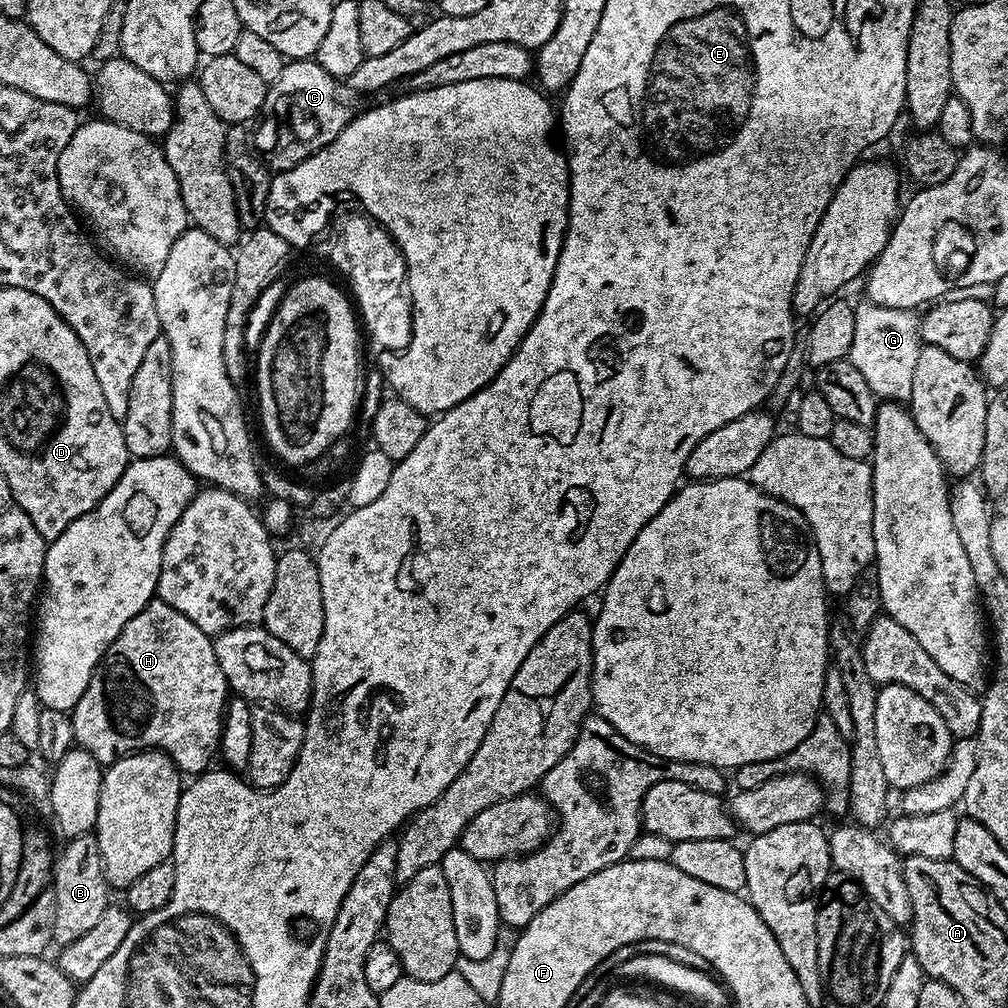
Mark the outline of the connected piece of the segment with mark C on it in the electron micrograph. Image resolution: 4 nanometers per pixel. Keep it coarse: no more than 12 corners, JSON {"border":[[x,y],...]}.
{"border":[[315,59],[268,89],[254,148],[290,170],[330,146],[354,109]]}

